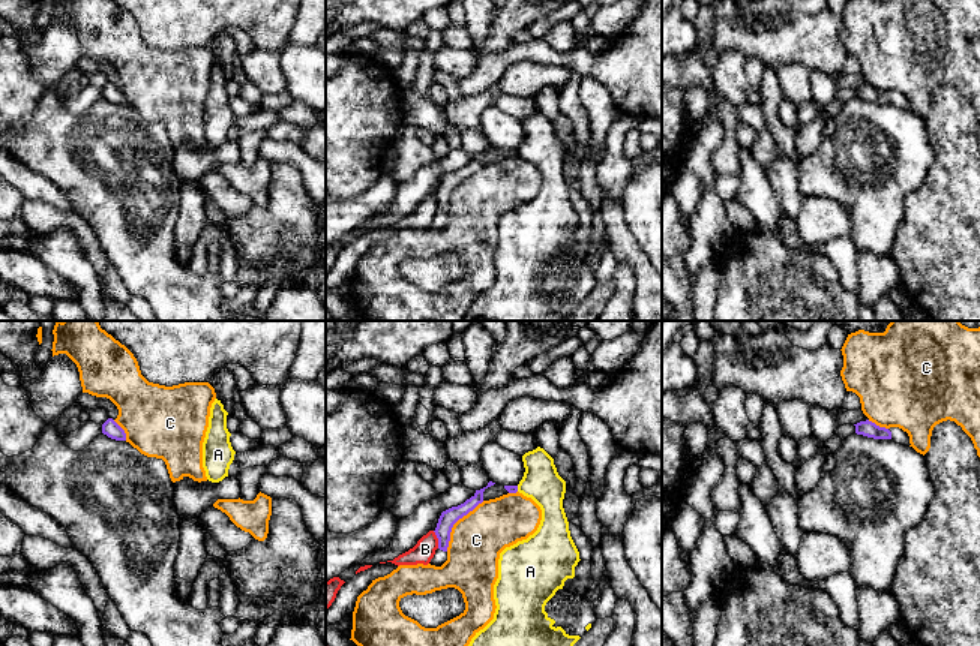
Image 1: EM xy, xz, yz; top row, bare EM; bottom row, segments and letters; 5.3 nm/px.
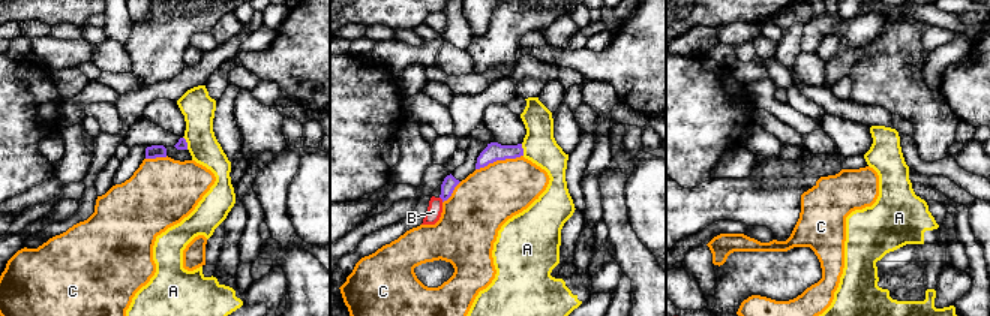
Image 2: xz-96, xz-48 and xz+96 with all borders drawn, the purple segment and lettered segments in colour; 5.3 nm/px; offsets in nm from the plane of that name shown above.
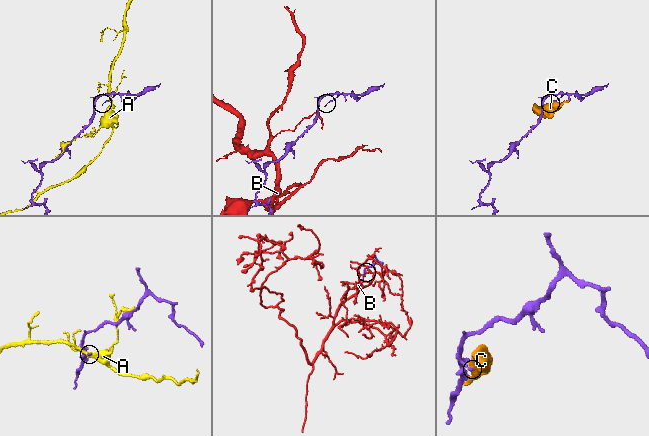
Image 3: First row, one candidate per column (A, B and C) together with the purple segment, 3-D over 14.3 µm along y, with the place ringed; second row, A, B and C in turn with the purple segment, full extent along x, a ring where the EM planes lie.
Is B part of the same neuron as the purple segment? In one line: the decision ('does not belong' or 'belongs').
does not belong

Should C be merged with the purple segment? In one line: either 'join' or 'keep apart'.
keep apart

